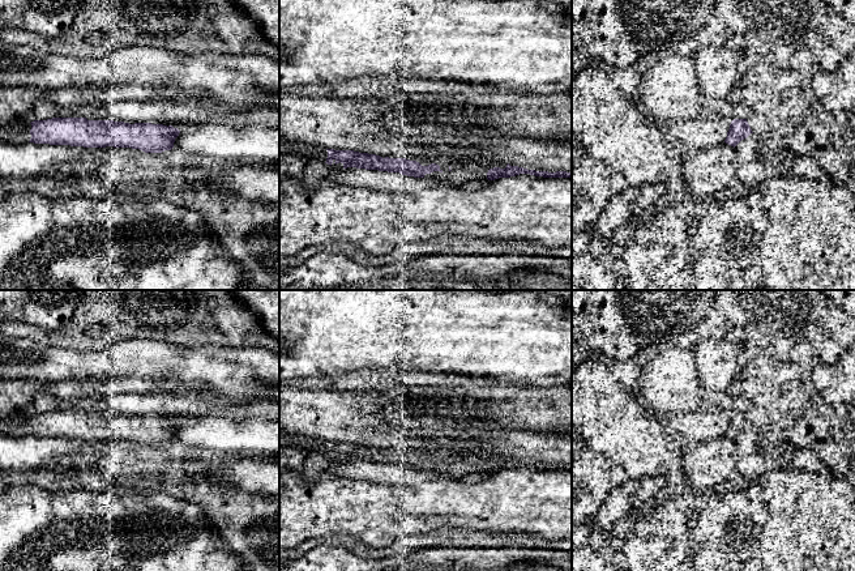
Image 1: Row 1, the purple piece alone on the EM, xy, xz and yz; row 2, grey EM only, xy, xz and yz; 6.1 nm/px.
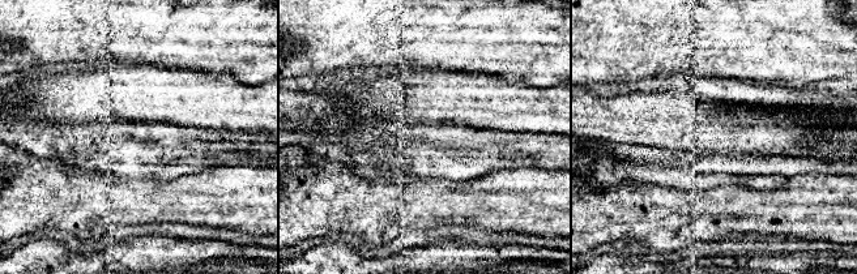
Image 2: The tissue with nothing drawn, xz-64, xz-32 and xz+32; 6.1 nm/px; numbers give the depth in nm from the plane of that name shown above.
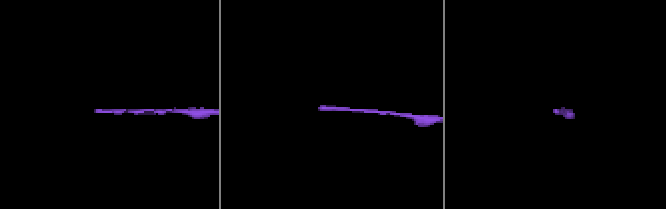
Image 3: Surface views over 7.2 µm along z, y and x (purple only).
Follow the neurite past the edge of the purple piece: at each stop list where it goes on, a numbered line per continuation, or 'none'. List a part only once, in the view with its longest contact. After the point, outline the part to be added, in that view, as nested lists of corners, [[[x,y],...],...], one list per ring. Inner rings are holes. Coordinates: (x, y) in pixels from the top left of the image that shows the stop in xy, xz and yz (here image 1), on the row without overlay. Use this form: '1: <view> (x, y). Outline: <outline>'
1: xy (13, 425). Outline: [[[16,414],[0,419],[0,435],[27,436],[31,431],[30,422],[30,416],[18,417]]]

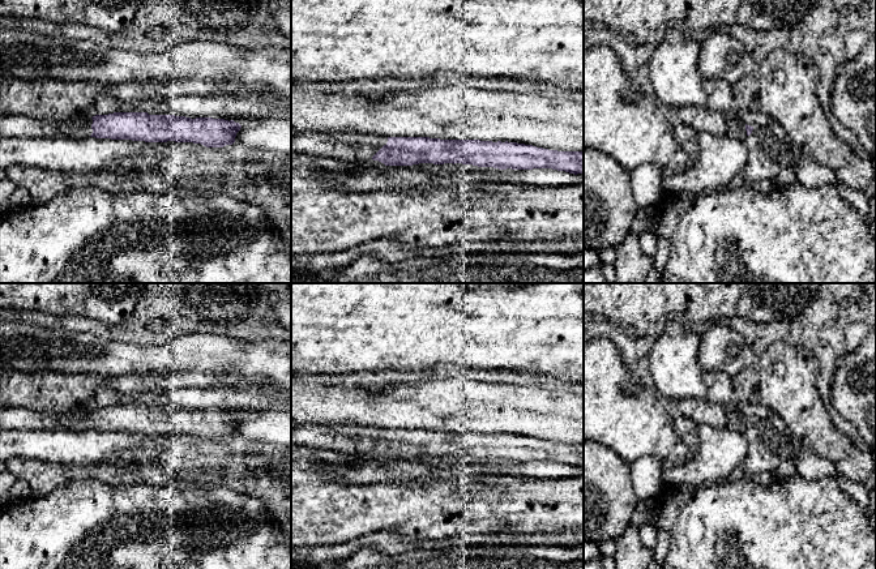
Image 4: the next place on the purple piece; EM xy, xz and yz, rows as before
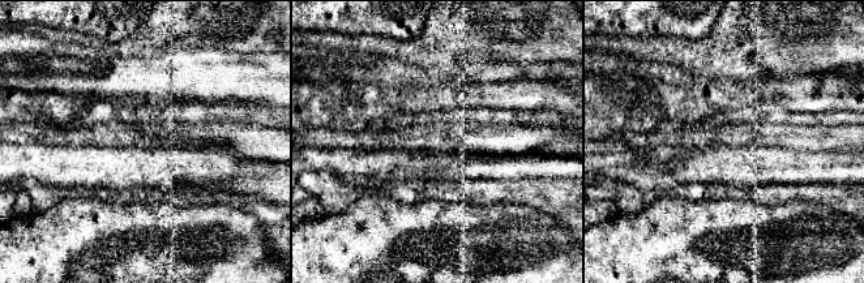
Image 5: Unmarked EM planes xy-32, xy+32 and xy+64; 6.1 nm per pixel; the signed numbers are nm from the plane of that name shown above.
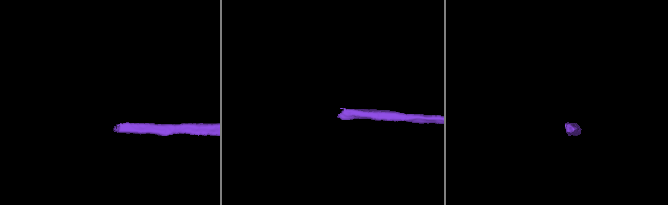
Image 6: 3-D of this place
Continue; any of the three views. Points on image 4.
1: xz (350, 439). Outline: [[[296,424],[291,428],[291,445],[354,454],[372,452],[388,435],[388,429],[355,424]]]

